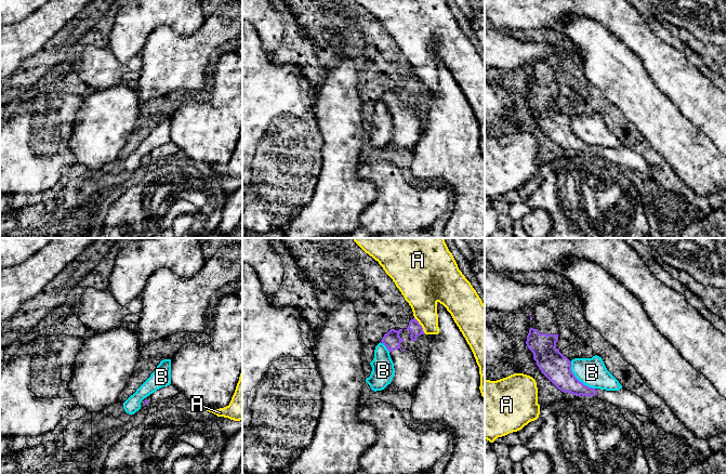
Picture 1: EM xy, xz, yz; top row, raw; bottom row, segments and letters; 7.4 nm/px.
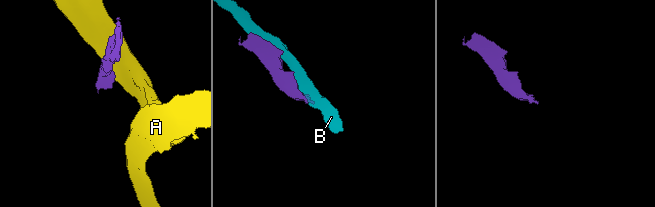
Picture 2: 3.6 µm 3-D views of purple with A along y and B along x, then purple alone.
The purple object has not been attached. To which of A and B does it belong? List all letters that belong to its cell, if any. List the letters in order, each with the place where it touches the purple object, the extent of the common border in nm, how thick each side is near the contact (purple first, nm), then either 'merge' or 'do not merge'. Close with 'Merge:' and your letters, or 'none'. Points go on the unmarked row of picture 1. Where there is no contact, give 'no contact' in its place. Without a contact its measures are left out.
A: xz (420, 82) | 140 nm | 90/280 nm | do not merge
B: yz (577, 136) | 280 nm | 200/220 nm | do not merge
Merge: none

